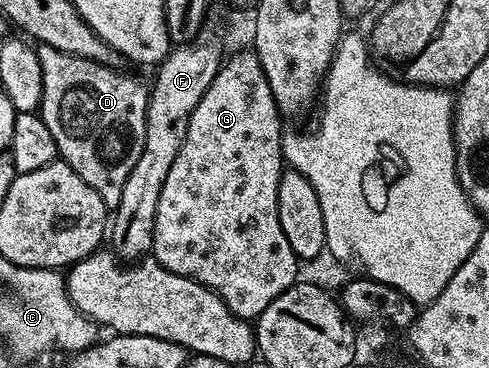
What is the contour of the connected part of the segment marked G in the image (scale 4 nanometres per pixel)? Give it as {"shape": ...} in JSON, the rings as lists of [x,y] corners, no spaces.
{"shape":[[[255,49],[240,50],[237,54],[229,53],[214,76],[214,80],[210,80],[210,88],[206,88],[206,96],[198,100],[198,108],[194,108],[190,116],[182,152],[178,152],[174,165],[166,175],[166,184],[162,184],[162,192],[158,196],[158,212],[154,220],[151,257],[155,258],[158,264],[162,264],[162,268],[178,276],[193,278],[203,286],[208,286],[224,301],[226,308],[234,312],[234,316],[249,320],[259,318],[262,312],[266,312],[266,308],[270,308],[274,300],[278,300],[278,296],[282,296],[282,292],[286,292],[286,288],[296,285],[298,281],[296,275],[298,259],[294,248],[290,248],[290,243],[286,241],[286,236],[282,233],[282,224],[278,220],[278,180],[286,168],[280,121],[282,121],[281,112],[276,107],[276,101],[270,92],[270,84],[266,80],[266,72],[262,72],[262,64],[258,60]]]}

